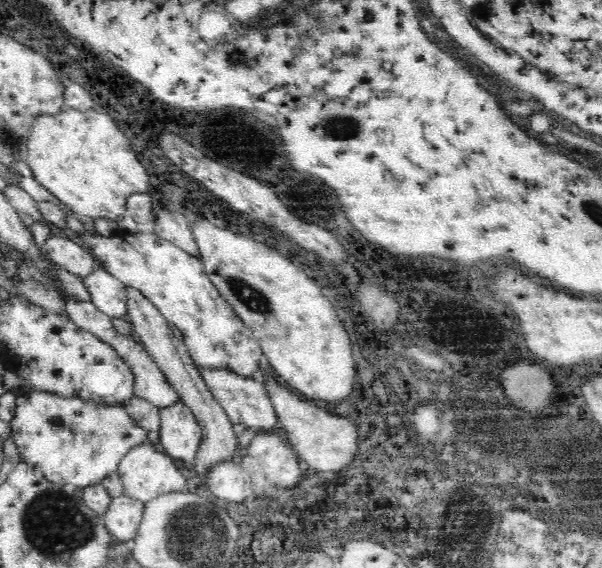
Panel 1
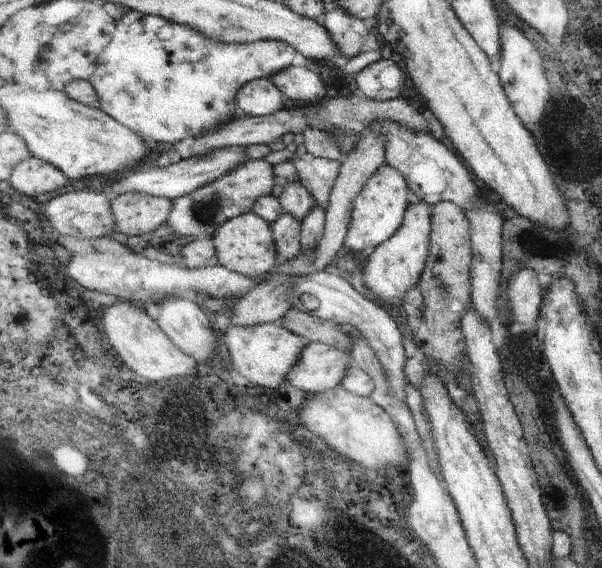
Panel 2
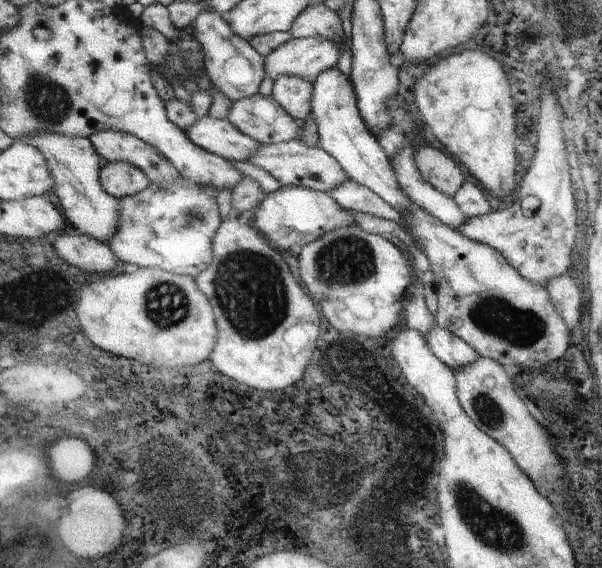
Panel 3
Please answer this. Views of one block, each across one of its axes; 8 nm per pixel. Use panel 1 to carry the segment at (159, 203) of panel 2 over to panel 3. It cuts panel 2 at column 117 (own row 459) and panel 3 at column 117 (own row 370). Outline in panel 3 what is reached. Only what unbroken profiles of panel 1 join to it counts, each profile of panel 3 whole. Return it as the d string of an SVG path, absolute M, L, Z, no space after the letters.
M117 162L117 164L107 164L103 170L101 170L101 182L105 186L105 190L119 198L121 202L125 198L133 198L133 196L139 196L141 192L145 192L149 186L151 186L151 180L149 176L129 164L129 162Z

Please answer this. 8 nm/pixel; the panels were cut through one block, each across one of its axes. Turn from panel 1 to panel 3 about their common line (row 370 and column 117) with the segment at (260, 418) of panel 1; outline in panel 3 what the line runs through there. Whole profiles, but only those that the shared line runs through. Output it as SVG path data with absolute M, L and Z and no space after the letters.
M39 132L35 136L23 138L23 142L29 142L31 146L39 148L45 158L49 160L49 170L55 178L55 196L61 200L61 206L65 210L67 220L71 222L71 228L79 230L85 236L91 236L103 244L109 244L111 238L117 236L123 224L123 204L119 198L111 196L103 182L101 182L101 154L93 146L93 140L89 138L73 138L53 132Z

